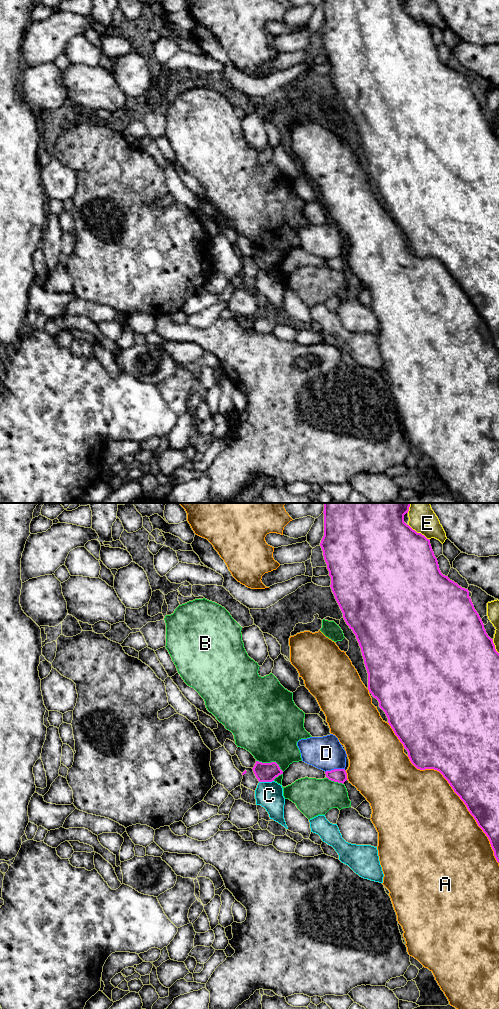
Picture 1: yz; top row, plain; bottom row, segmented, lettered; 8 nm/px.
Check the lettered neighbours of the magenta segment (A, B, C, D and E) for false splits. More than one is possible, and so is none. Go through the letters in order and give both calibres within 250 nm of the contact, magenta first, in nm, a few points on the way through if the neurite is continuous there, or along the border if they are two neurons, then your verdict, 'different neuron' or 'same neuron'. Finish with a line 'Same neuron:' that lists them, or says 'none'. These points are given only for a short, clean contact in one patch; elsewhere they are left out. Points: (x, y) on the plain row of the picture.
A: 420 nm thick on the magenta side, 500 nm on the other; different neuron
B: 160 nm thick on the magenta side, 460 nm on the other; different neuron
C: 160 nm thick on the magenta side, 220 nm on the other; different neuron
D: 110 nm thick on the magenta side, 280 nm on the other; different neuron
E: 500 nm thick on the magenta side, 190 nm on the other; different neuron
Same neuron: none

